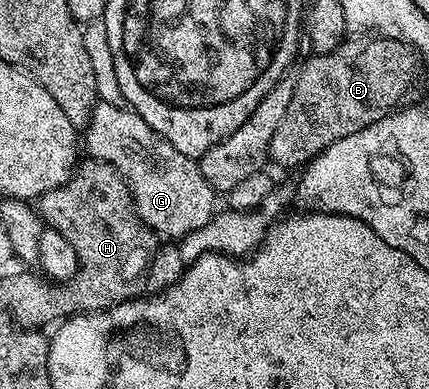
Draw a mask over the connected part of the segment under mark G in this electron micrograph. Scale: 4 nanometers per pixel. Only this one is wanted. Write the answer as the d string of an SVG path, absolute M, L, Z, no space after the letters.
M99 101L95 110L91 112L91 122L85 126L85 133L87 133L87 149L91 152L88 154L94 160L109 163L121 174L131 188L137 215L150 229L154 229L160 238L181 239L197 231L197 227L205 227L205 223L209 223L209 219L215 216L217 193L207 182L205 175L201 175L198 160L181 155L177 147L173 147L165 138L157 135L157 131L153 131L153 127L149 127L149 123L145 123L145 119L141 119L141 115L137 115L134 109Z

